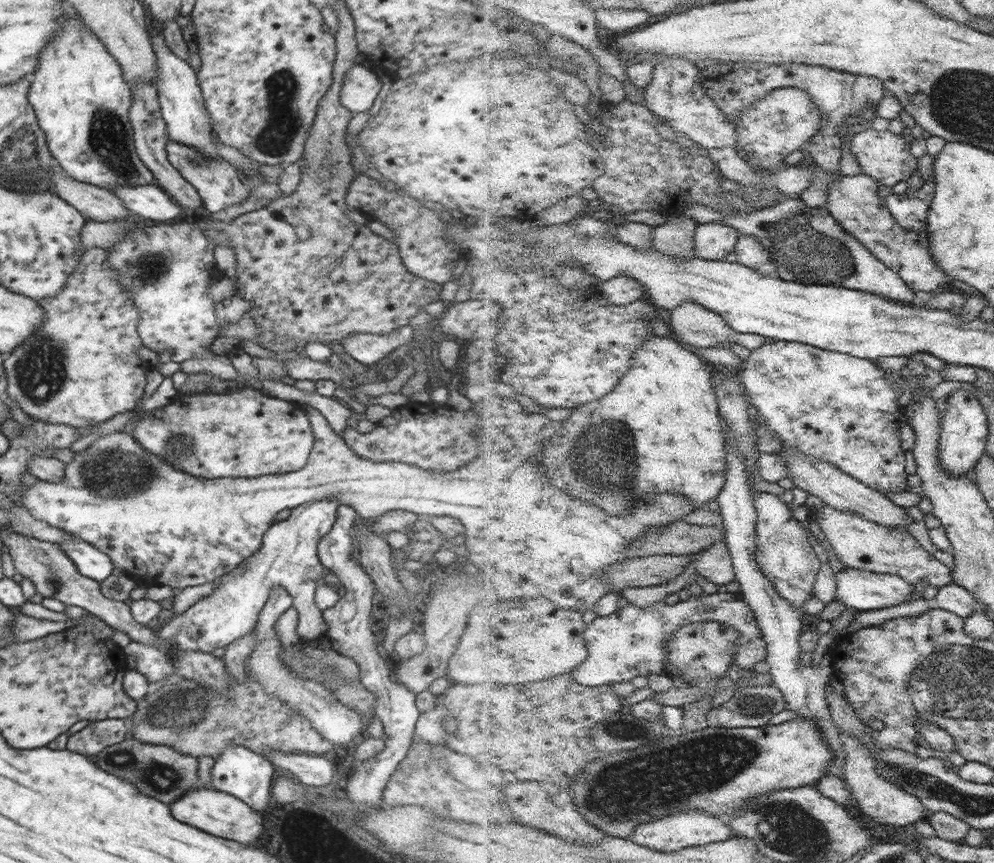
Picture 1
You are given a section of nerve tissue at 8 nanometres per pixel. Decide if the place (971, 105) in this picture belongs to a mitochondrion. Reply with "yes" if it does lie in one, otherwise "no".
yes

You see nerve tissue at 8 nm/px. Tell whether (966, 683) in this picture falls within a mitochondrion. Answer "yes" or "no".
yes

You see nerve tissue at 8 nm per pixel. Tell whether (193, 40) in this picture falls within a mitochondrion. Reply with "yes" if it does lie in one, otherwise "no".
no

